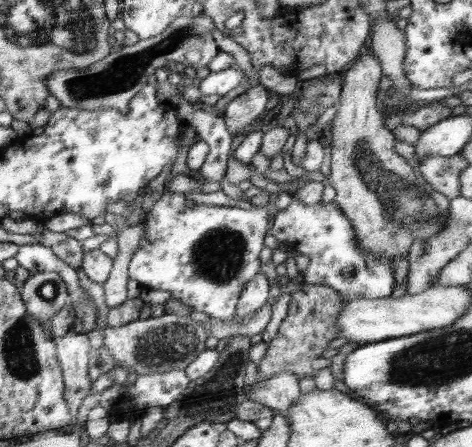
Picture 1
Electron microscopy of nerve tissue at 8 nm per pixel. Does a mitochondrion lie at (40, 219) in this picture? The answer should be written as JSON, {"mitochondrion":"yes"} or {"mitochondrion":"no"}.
{"mitochondrion":"no"}

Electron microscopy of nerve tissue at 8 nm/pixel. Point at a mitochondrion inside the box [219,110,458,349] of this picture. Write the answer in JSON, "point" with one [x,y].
{"point":[405,201]}

